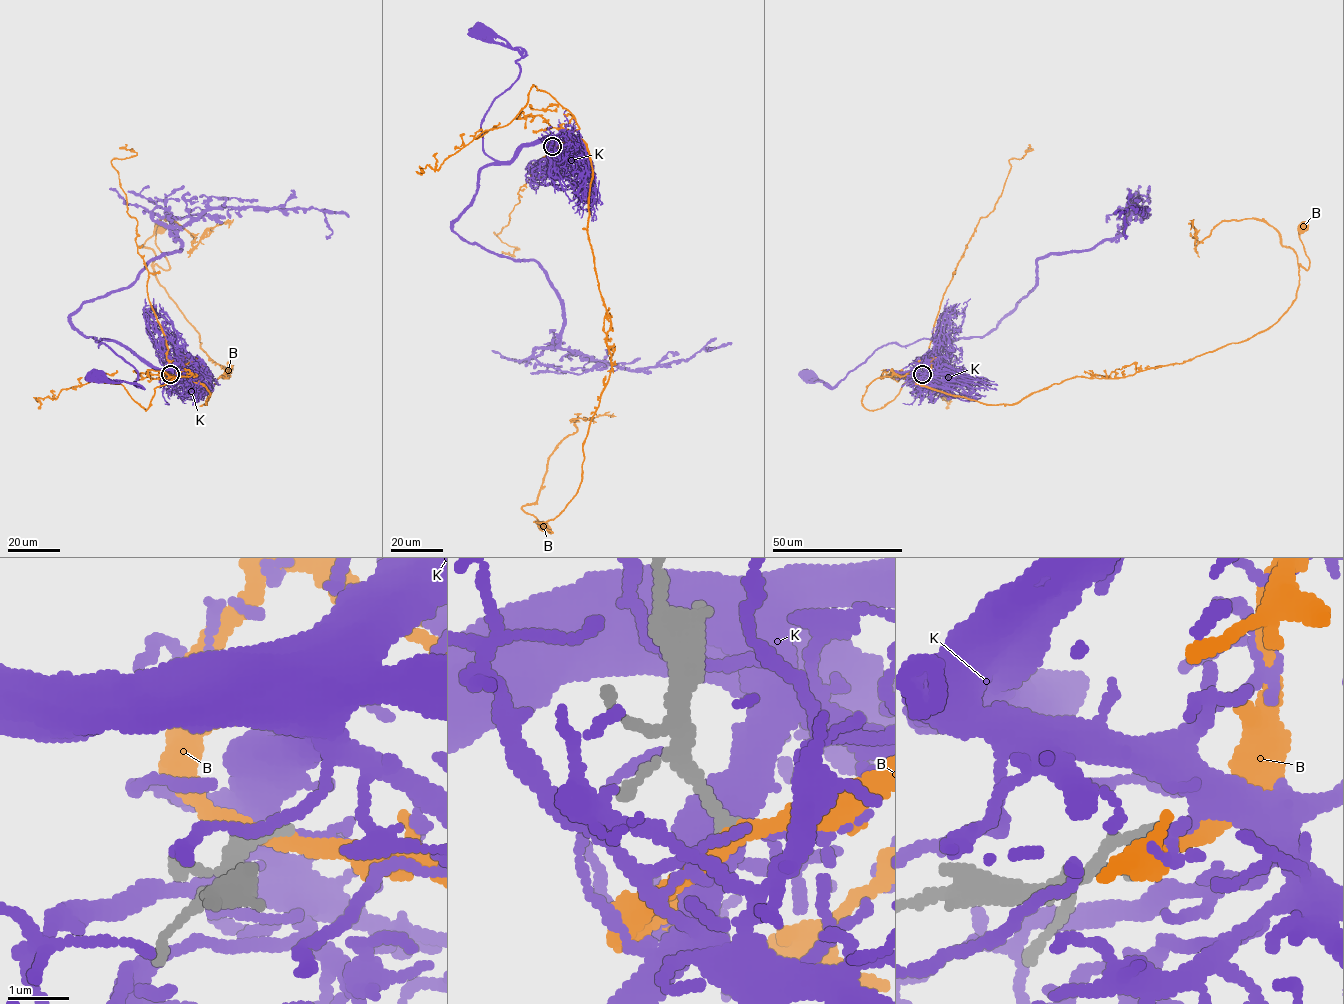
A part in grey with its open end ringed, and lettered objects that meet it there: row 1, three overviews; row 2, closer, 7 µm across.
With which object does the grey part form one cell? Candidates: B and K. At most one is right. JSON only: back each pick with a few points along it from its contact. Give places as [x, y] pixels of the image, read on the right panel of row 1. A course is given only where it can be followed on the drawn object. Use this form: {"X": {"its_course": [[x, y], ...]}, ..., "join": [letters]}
{"K": {"its_course": [[922, 374], [914, 369], [937, 348], [936, 341], [928, 338], [878, 347], [833, 387], [807, 376]]}, "join": ["K"]}

